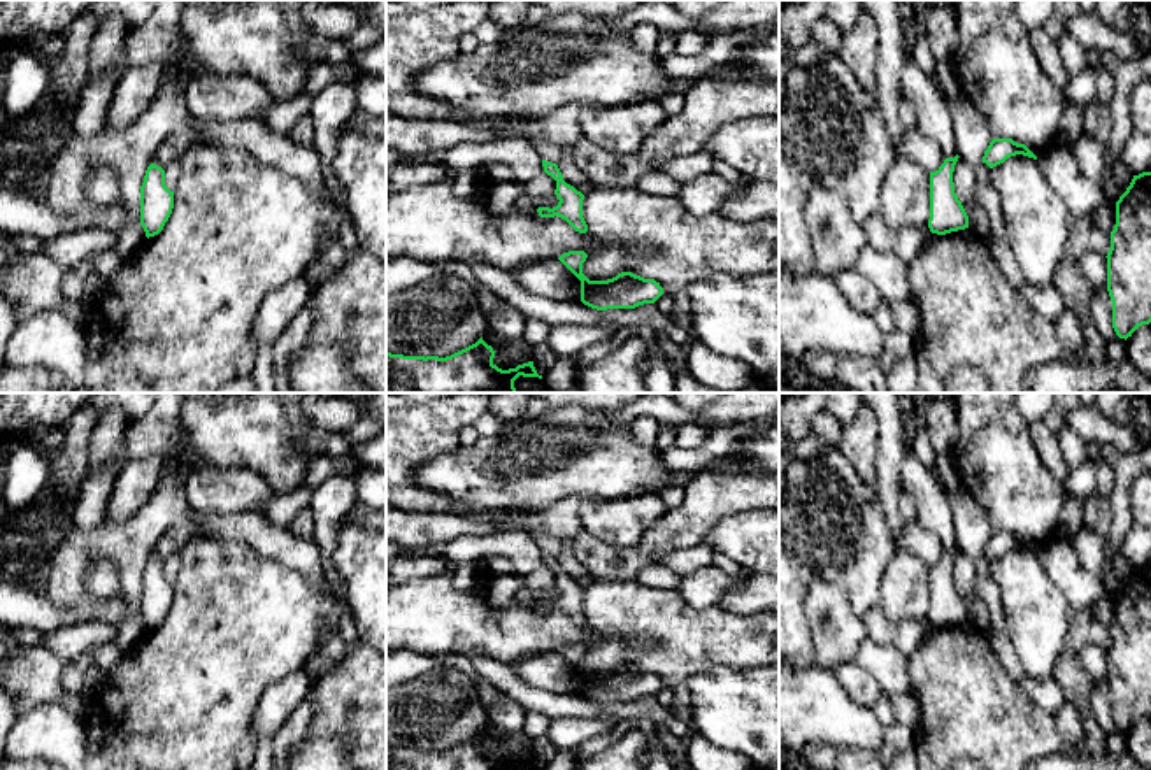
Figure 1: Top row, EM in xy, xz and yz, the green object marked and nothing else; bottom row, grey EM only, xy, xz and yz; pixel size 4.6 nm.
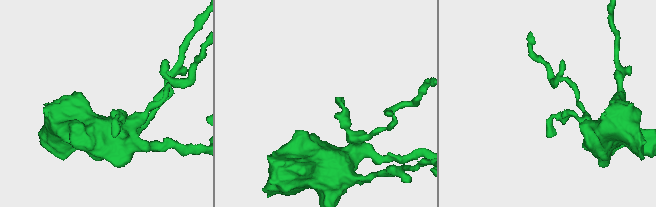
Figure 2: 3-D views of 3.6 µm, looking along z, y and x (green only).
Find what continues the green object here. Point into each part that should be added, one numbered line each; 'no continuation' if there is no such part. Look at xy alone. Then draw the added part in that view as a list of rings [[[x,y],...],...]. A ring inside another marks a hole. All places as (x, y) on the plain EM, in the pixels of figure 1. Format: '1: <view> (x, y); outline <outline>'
no continuation

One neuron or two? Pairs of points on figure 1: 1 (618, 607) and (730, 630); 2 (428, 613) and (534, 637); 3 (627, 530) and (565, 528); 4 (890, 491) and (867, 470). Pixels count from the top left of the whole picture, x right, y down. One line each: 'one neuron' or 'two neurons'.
1: one neuron
2: one neuron
3: two neurons
4: two neurons

